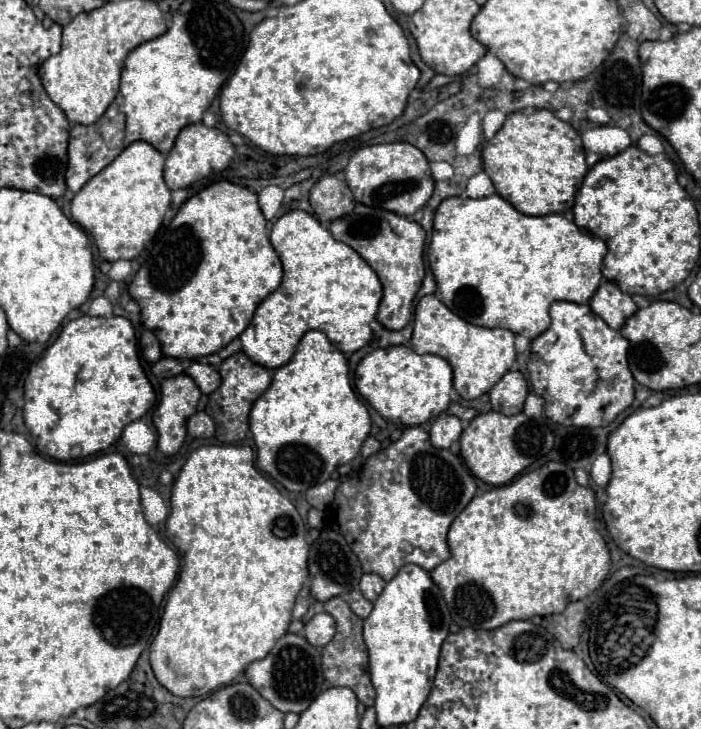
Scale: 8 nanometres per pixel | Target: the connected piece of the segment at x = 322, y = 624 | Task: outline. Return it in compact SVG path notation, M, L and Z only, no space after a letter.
M317 613L307 625L305 625L305 639L313 647L325 647L335 635L335 621L329 613Z

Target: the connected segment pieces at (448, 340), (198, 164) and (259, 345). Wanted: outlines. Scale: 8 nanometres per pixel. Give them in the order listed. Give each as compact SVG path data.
M425 295L417 303L411 349L419 355L433 353L447 359L453 367L453 387L463 399L481 397L511 369L515 361L513 339L515 335L509 329L487 329L463 321L453 311L449 311L437 295Z
M193 123L183 127L183 131L177 135L173 149L167 153L165 159L165 183L169 189L181 189L189 187L191 183L207 177L209 173L223 171L231 159L233 159L233 145L227 139L227 135L215 127L205 127L203 123Z
M289 211L283 217L279 217L271 229L271 245L281 257L285 271L283 281L277 287L277 291L273 291L257 307L253 321L241 333L239 339L243 343L243 353L253 363L259 363L267 369L283 367L297 349L299 339L311 329L323 331L331 339L331 343L339 347L339 351L343 353L353 353L361 349L371 339L371 321L375 319L377 307L383 297L377 273L351 247L347 247L341 241L335 241L333 235L325 227L321 227L321 223L313 215L305 211Z

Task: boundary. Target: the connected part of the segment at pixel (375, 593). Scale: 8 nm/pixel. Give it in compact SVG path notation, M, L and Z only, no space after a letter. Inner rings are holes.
M365 573L359 581L359 589L369 601L375 601L379 597L379 593L383 591L383 587L385 587L385 581L375 573Z

